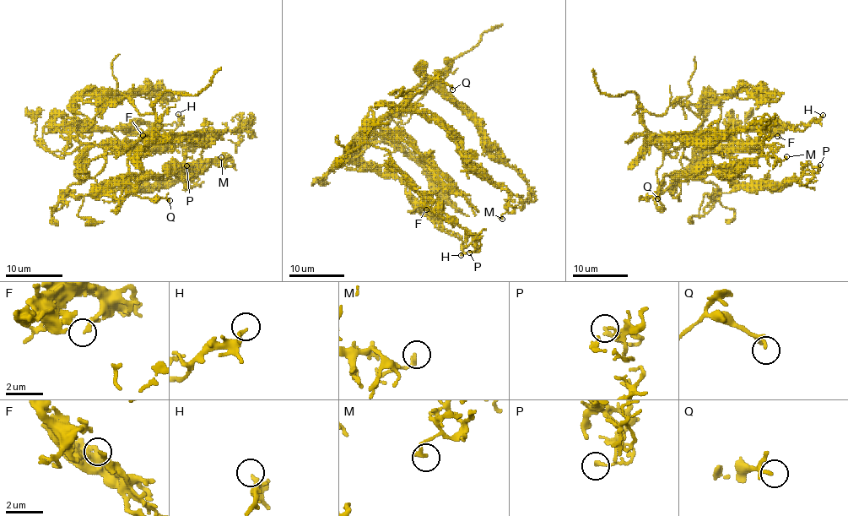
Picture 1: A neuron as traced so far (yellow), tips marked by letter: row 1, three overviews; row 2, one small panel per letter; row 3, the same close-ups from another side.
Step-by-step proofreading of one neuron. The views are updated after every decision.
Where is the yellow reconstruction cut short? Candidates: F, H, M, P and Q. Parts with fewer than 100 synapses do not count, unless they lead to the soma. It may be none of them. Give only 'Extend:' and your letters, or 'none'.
Extend: none

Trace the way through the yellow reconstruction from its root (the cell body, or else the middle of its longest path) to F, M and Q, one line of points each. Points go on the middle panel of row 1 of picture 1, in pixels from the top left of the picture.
F: (403, 105), (349, 149), (363, 165), (395, 174), (426, 209)
M: (403, 105), (416, 89), (407, 95), (410, 102), (434, 117), (474, 169), (508, 192), (514, 209), (502, 219)
Q: (403, 105), (412, 96), (413, 89), (422, 90), (434, 79), (446, 82), (452, 89)

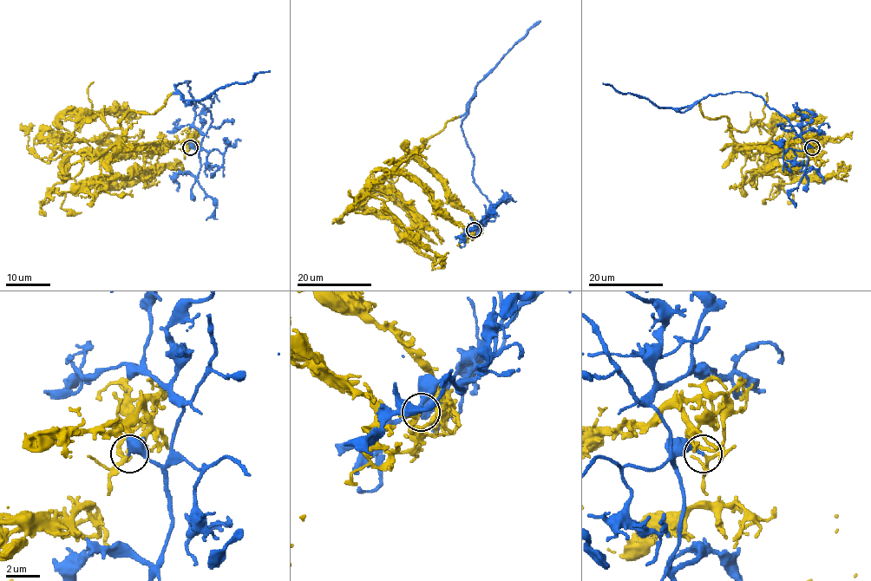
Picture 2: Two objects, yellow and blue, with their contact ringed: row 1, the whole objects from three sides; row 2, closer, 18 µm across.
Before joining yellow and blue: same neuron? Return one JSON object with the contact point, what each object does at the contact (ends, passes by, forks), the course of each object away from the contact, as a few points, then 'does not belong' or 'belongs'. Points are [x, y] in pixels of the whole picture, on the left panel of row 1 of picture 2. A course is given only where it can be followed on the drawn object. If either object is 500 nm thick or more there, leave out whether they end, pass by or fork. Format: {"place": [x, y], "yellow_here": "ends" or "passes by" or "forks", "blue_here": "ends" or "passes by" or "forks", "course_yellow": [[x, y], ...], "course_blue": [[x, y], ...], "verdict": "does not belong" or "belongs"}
{"place": [190, 147], "yellow_here": "forks", "blue_here": "ends", "course_yellow": [[189, 147], [193, 135], [118, 144], [86, 154], [53, 186], [61, 194], [134, 186], [153, 177], [146, 169]], "course_blue": [[189, 147], [199, 151], [212, 115], [191, 95], [189, 81], [175, 85], [183, 99], [203, 101], [270, 70]], "verdict": "belongs"}

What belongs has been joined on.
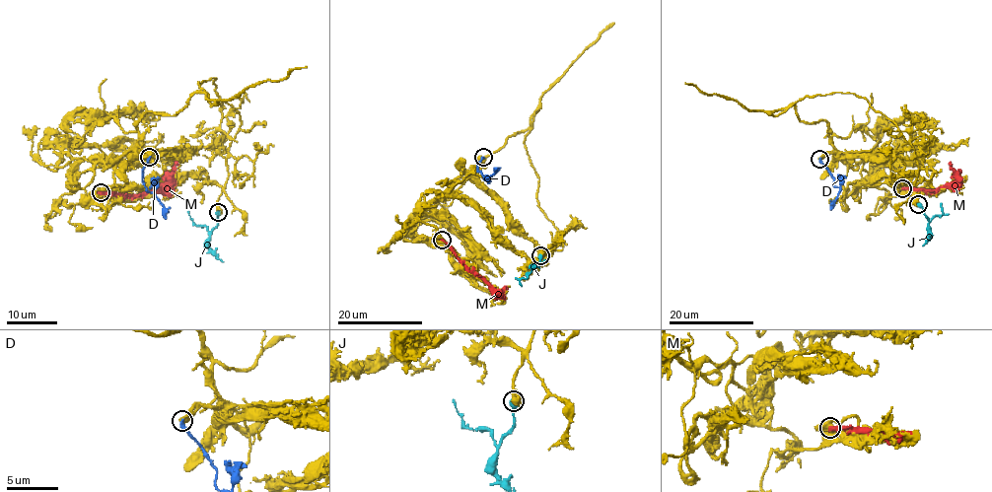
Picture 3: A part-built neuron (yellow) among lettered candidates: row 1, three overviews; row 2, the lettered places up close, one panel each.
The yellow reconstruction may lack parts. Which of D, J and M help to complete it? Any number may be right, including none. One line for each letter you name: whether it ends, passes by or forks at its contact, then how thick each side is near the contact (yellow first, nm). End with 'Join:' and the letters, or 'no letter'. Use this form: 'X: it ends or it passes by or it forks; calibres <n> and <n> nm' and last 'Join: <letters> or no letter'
J: it ends; calibres 500 and 550 nm
Join: J

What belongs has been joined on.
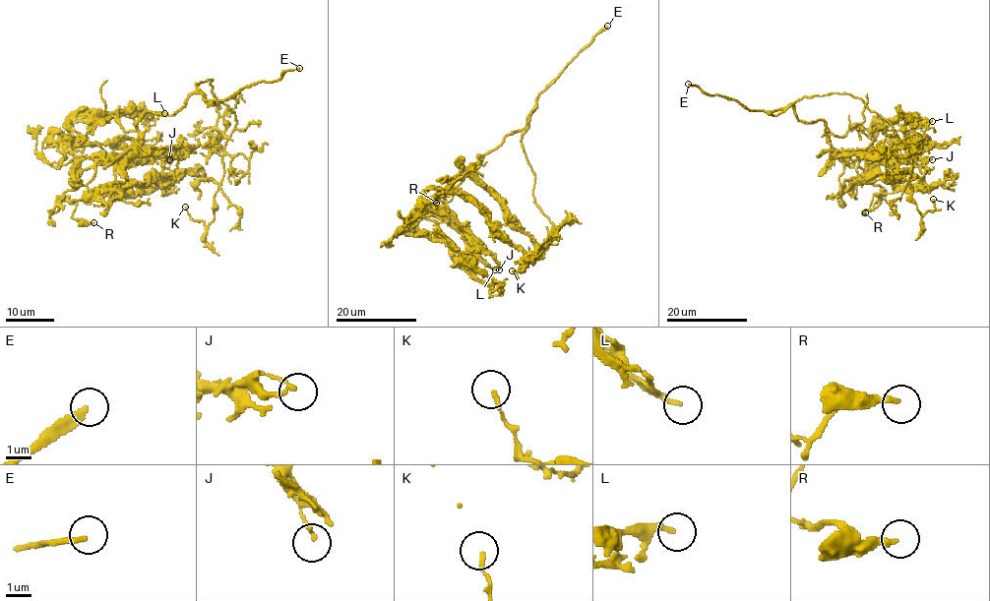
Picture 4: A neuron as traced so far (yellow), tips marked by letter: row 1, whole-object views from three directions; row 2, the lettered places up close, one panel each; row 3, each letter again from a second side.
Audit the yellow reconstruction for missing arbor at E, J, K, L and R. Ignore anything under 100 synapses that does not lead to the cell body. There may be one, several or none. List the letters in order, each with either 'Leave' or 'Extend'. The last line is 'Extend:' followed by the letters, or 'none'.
E: Extend
J: Leave
K: Leave
L: Leave
R: Leave
Extend: E

